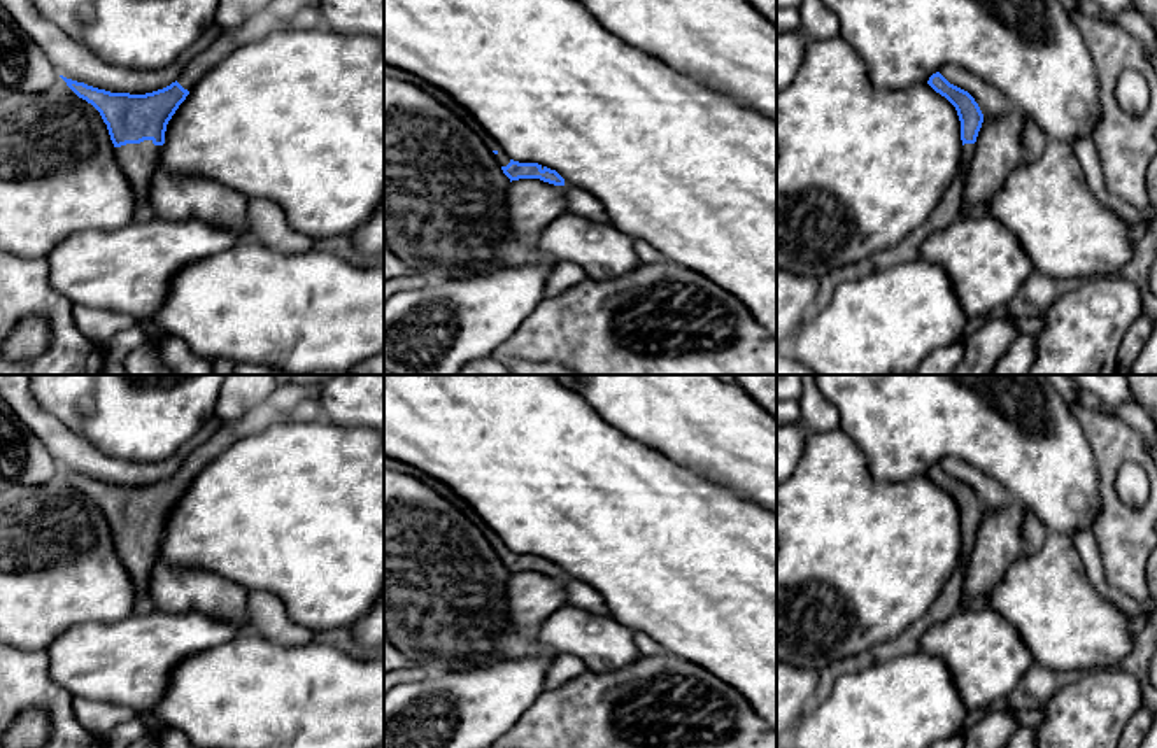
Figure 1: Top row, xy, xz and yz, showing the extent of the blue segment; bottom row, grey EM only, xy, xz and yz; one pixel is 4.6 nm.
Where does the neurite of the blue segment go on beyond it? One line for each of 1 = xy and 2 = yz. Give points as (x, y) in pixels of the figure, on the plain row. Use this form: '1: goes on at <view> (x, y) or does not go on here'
1: goes on at xy (277, 407)
2: goes on at yz (908, 642)

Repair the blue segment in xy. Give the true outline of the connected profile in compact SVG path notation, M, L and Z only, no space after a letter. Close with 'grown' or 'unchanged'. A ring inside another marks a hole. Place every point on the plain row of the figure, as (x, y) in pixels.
M321 384L277 385L242 419L226 427L219 426L214 434L200 438L198 447L186 457L179 471L153 485L110 485L60 468L79 490L100 505L114 536L117 557L130 573L138 597L149 596L151 568L160 540L165 536L167 517L198 473L238 438L287 420L298 403L303 399L319 403L319 394Z | grown

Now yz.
M940 464L933 466L927 476L955 499L961 513L962 554L957 569L950 575L947 585L941 589L929 610L912 625L908 625L898 638L880 643L859 655L836 660L822 669L819 673L817 688L808 702L808 709L817 708L822 701L827 699L838 676L859 673L877 664L919 652L922 636L933 625L947 620L959 610L964 585L964 569L973 548L978 524L983 515L983 506L968 483L950 476Z | grown

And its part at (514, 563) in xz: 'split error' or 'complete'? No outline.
split error

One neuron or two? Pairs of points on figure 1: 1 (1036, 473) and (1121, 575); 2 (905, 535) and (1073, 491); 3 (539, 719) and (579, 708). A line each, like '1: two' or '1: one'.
1: two
2: two
3: one

